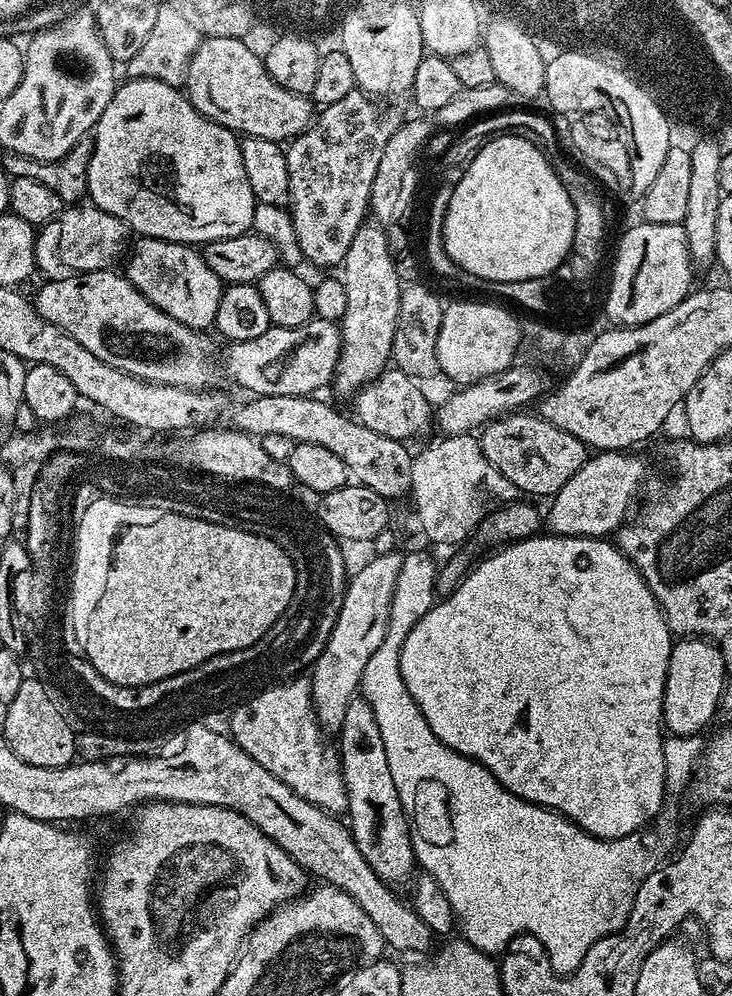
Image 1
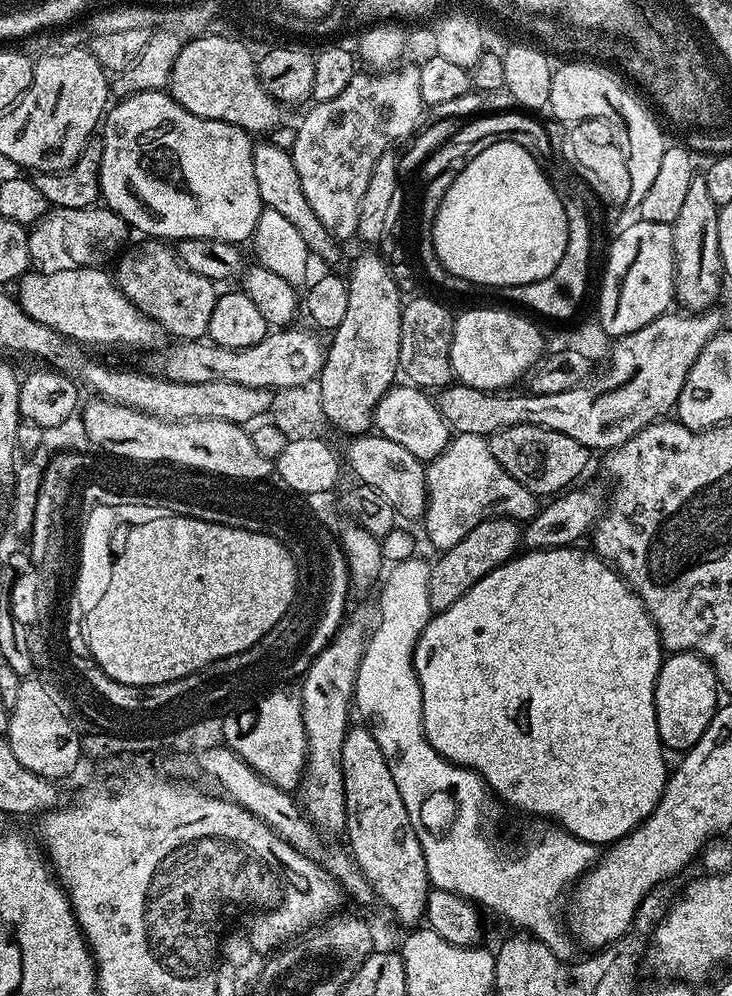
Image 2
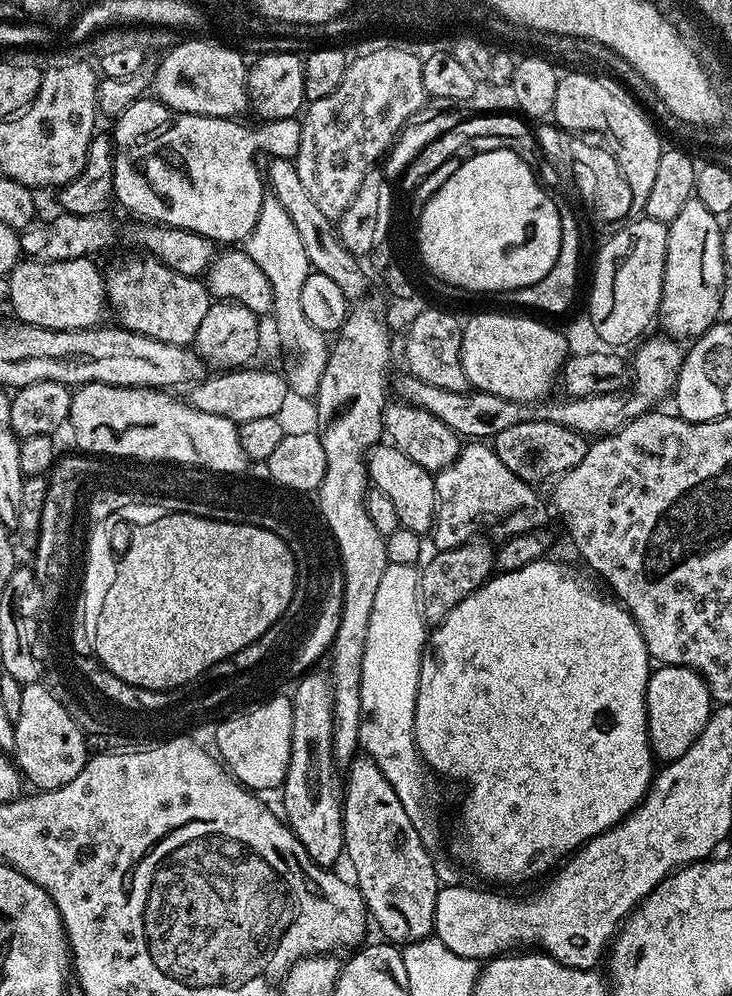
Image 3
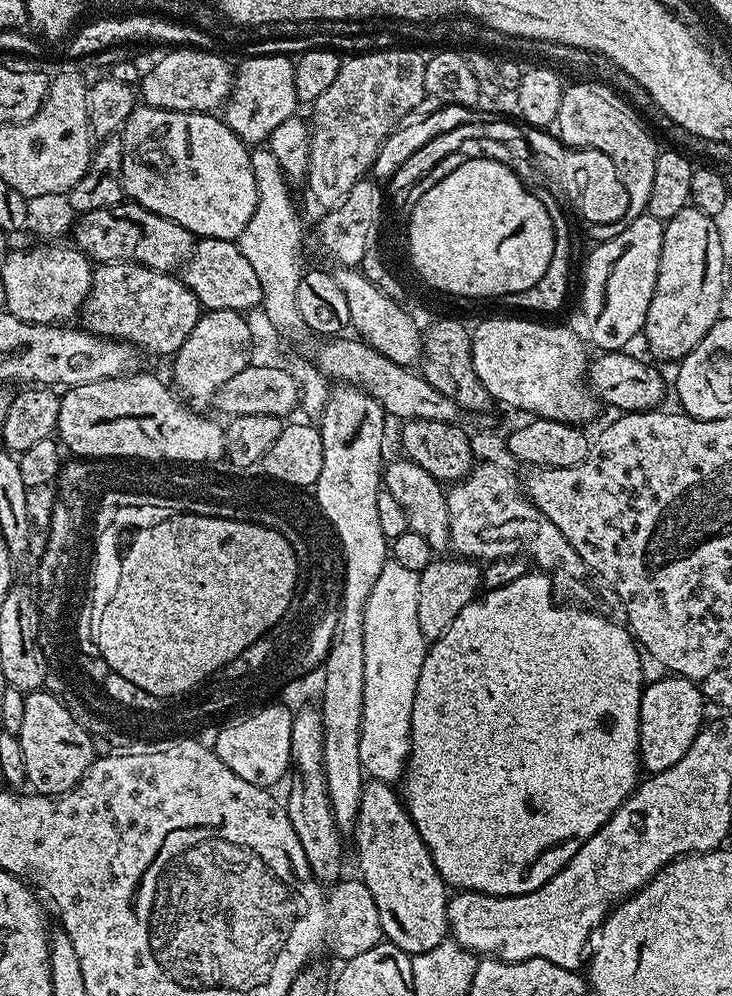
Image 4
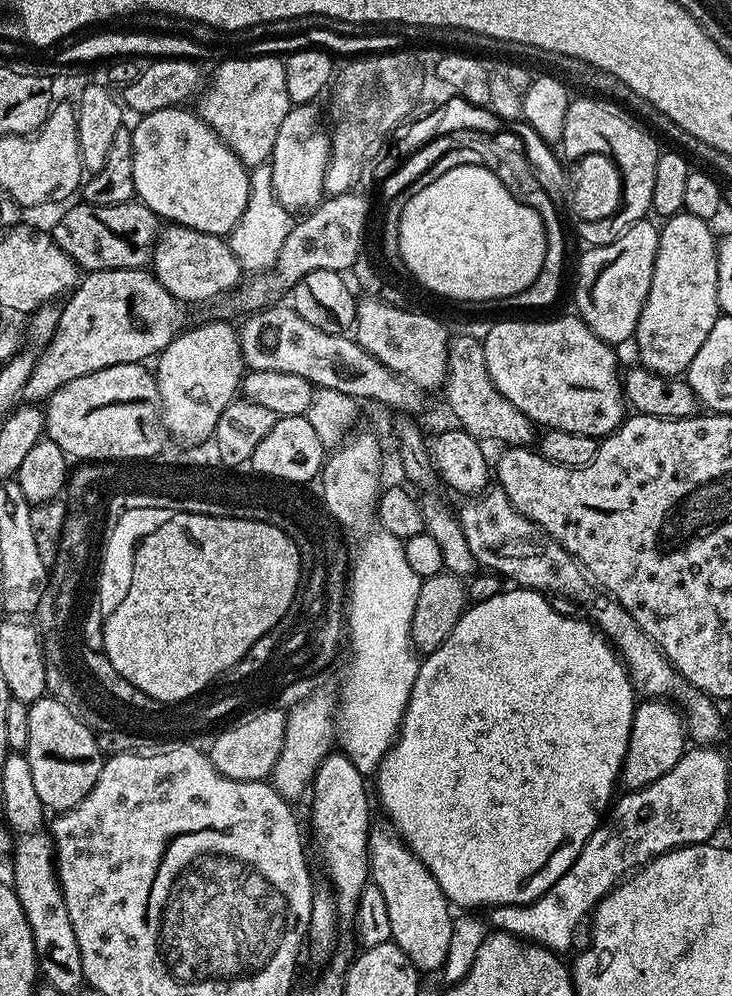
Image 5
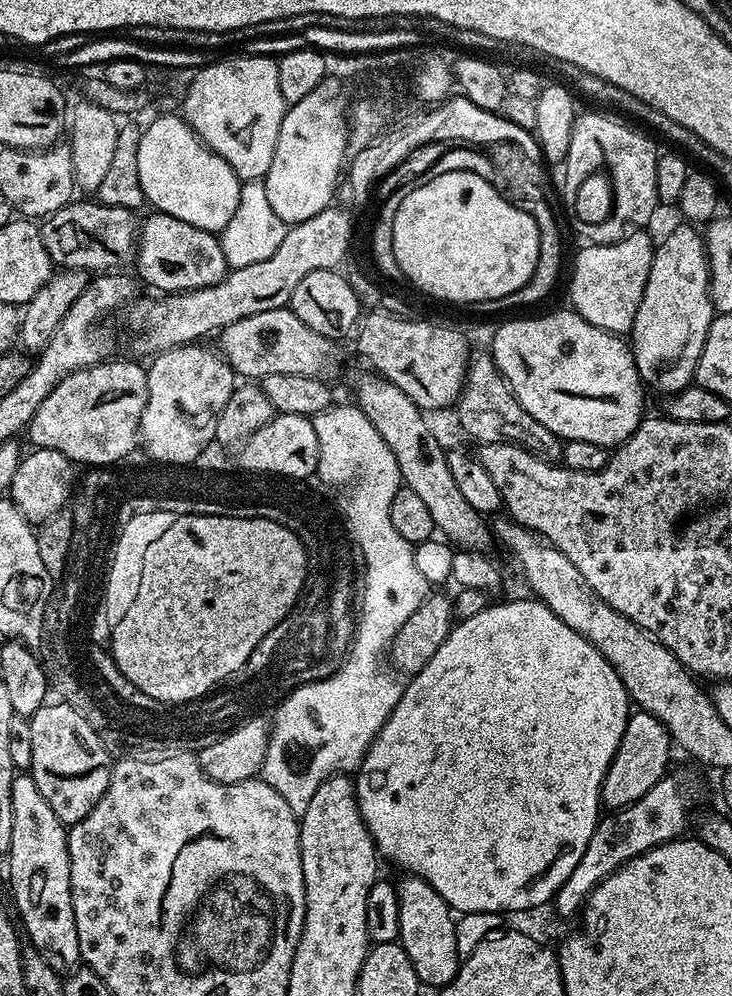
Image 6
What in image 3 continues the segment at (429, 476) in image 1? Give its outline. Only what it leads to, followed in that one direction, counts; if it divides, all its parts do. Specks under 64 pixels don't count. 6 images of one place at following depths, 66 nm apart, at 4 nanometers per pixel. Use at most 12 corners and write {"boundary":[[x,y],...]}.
{"boundary":[[465,443],[435,473],[441,552],[481,534],[547,525],[549,505],[502,466]]}

